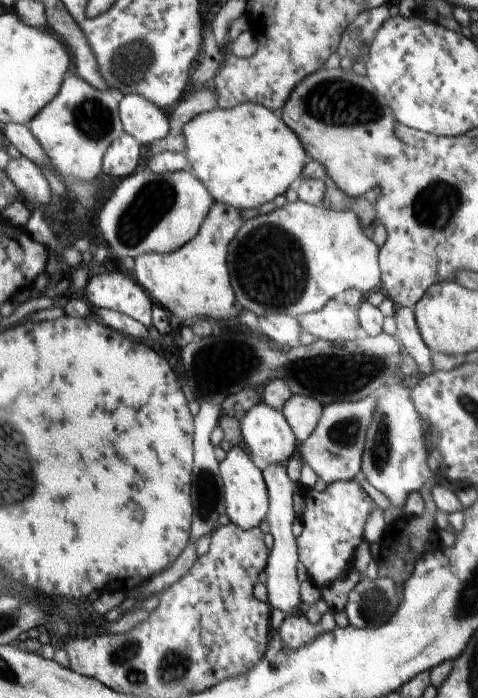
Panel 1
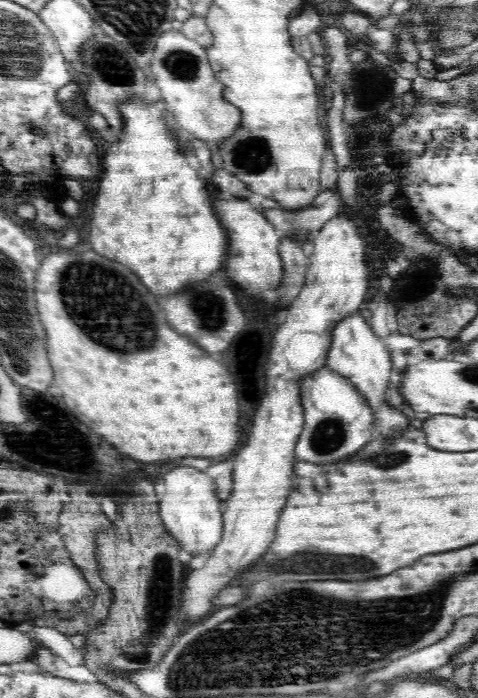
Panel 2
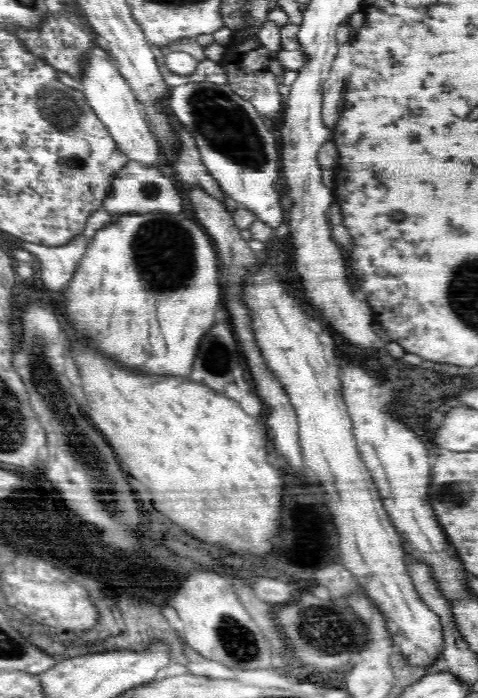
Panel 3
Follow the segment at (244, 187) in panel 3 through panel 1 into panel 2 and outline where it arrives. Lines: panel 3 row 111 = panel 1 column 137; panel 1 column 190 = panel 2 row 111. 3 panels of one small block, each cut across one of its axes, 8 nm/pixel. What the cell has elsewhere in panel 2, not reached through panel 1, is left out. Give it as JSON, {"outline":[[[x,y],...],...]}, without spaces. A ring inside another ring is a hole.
{"outline":[[[182,31],[164,32],[156,41],[149,64],[151,76],[161,90],[161,104],[170,109],[171,117],[183,130],[206,141],[214,151],[217,144],[227,139],[240,126],[241,112],[236,105],[224,100],[224,86],[216,80],[205,48]]]}

